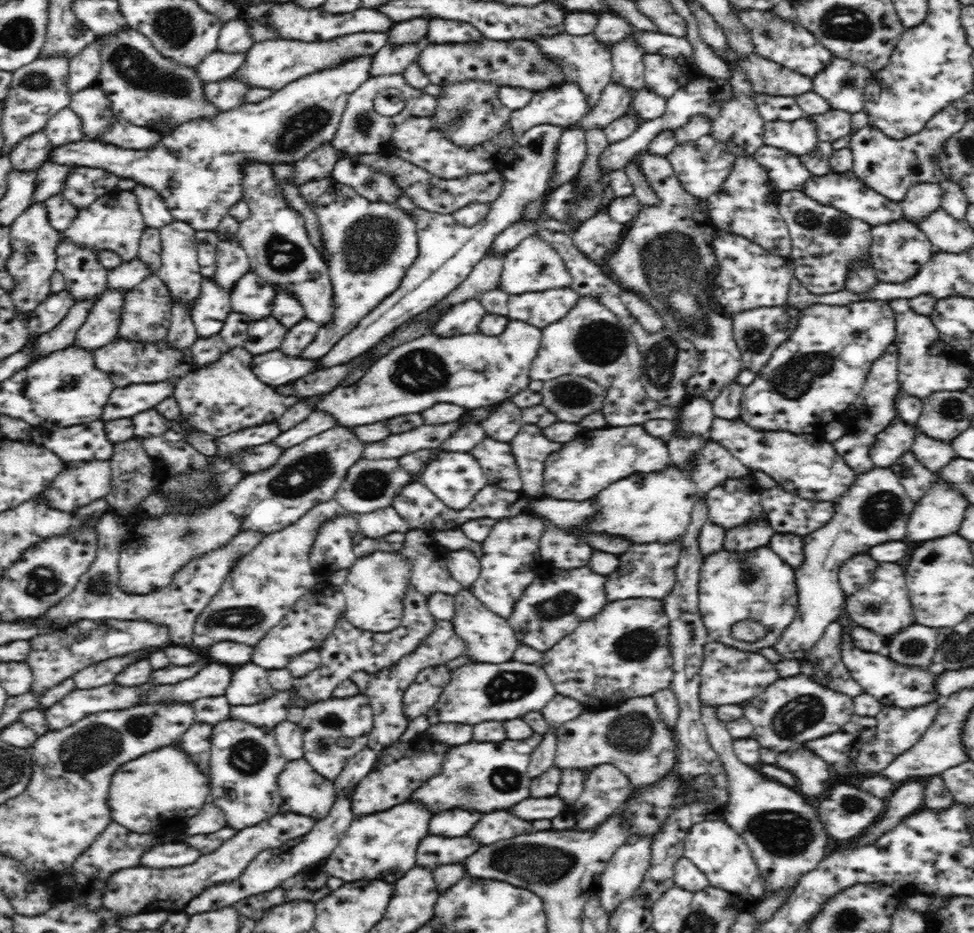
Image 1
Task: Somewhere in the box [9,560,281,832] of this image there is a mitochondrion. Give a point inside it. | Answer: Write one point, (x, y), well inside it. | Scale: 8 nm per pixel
(91, 747)

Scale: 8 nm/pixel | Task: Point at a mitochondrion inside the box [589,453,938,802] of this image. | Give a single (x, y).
(803, 713)

